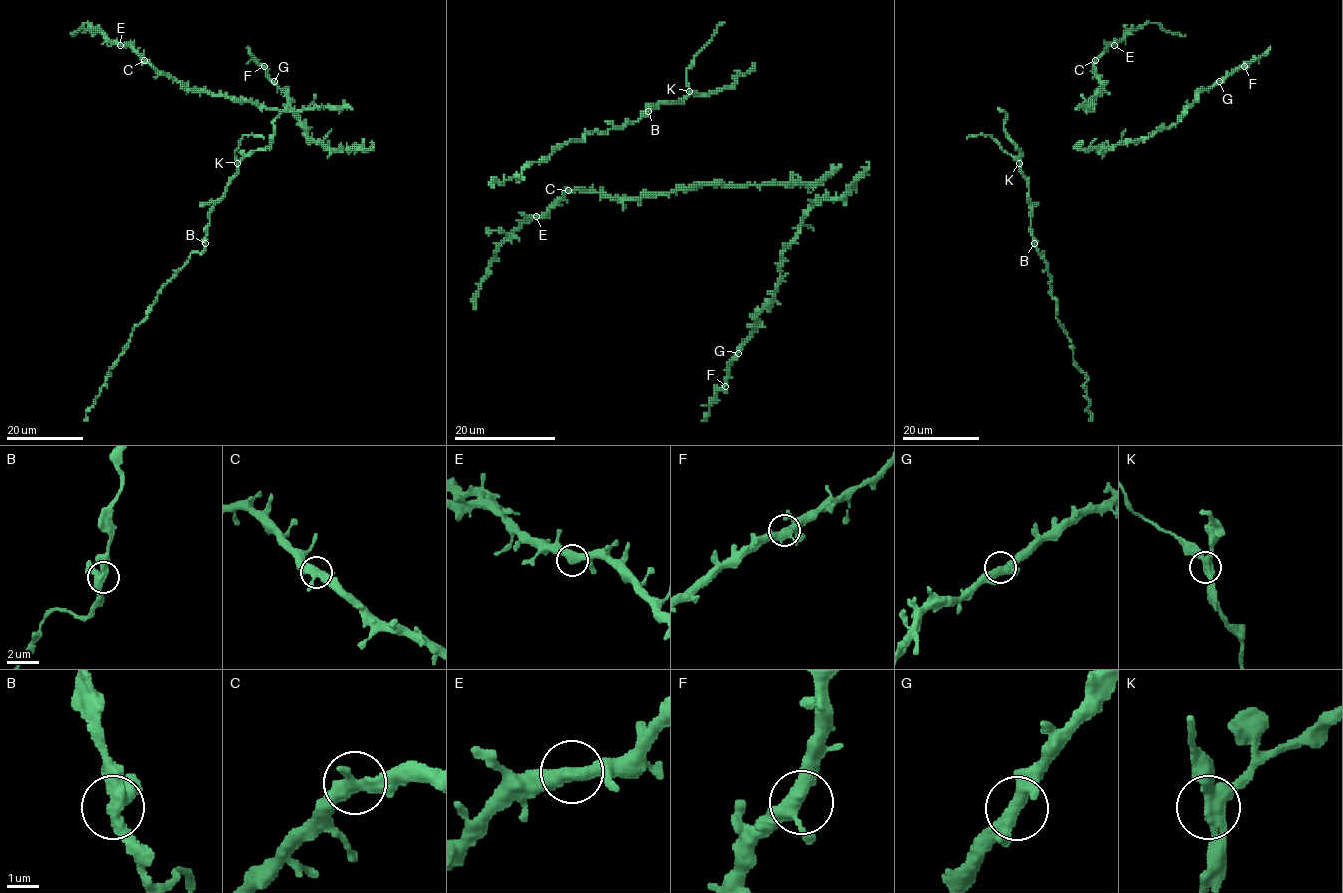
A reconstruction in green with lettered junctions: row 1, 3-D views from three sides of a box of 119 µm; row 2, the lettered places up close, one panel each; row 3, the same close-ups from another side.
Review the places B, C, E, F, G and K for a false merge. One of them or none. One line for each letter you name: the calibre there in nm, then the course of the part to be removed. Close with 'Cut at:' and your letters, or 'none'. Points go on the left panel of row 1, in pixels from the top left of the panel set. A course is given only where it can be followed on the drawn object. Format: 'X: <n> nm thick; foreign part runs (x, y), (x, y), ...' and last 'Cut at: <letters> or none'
K: 400 nm thick; foreign part runs (237, 162), (235, 151), (245, 134), (264, 138)
Cut at: K

